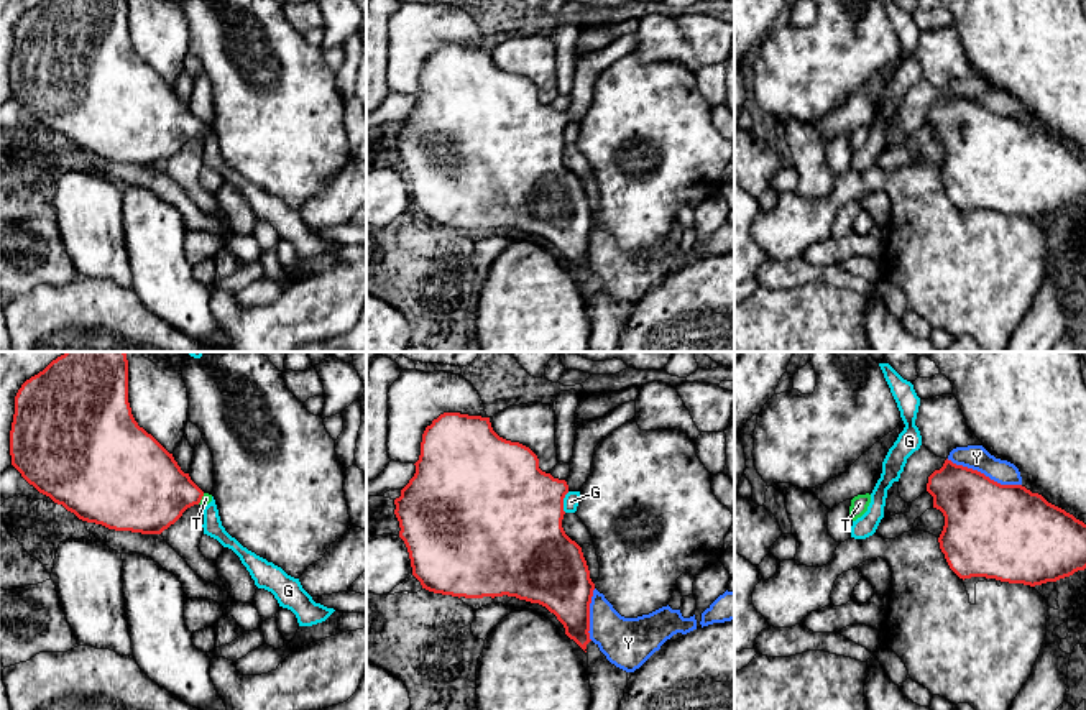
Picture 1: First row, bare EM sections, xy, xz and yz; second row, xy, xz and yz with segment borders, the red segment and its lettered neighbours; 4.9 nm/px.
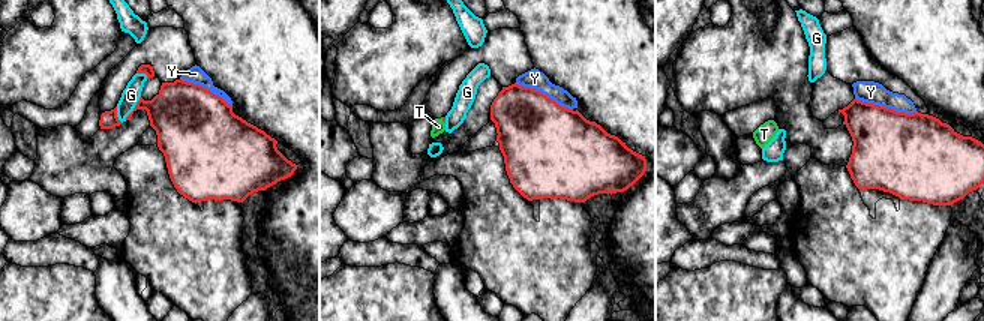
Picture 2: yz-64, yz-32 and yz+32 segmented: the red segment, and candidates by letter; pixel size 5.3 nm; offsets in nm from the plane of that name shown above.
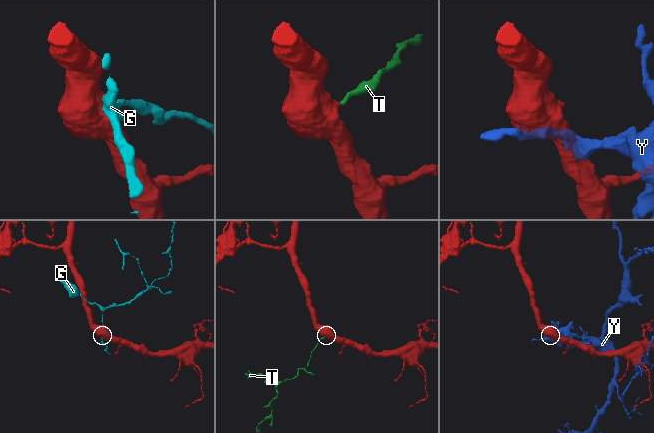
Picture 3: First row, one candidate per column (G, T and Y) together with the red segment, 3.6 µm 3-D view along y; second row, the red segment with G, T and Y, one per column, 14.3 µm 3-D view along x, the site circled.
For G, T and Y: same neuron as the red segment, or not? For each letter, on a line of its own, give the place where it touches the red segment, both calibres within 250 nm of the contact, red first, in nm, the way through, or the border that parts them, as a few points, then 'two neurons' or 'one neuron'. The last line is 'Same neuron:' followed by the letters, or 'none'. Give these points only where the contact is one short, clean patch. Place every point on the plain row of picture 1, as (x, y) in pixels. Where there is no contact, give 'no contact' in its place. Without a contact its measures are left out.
G: xz (562, 133) | 480/80 nm | along xz (569, 124), (564, 130), (564, 143) | two neurons
T: xy (201, 130) | 360/50 nm | across xy (150, 125), (189, 125), (201, 130), (206, 130) | one neuron
Y: yz (983, 106) | 420/120 nm | two neurons
Same neuron: T

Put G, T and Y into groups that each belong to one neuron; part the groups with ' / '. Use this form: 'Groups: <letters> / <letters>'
Groups: G / T / Y

